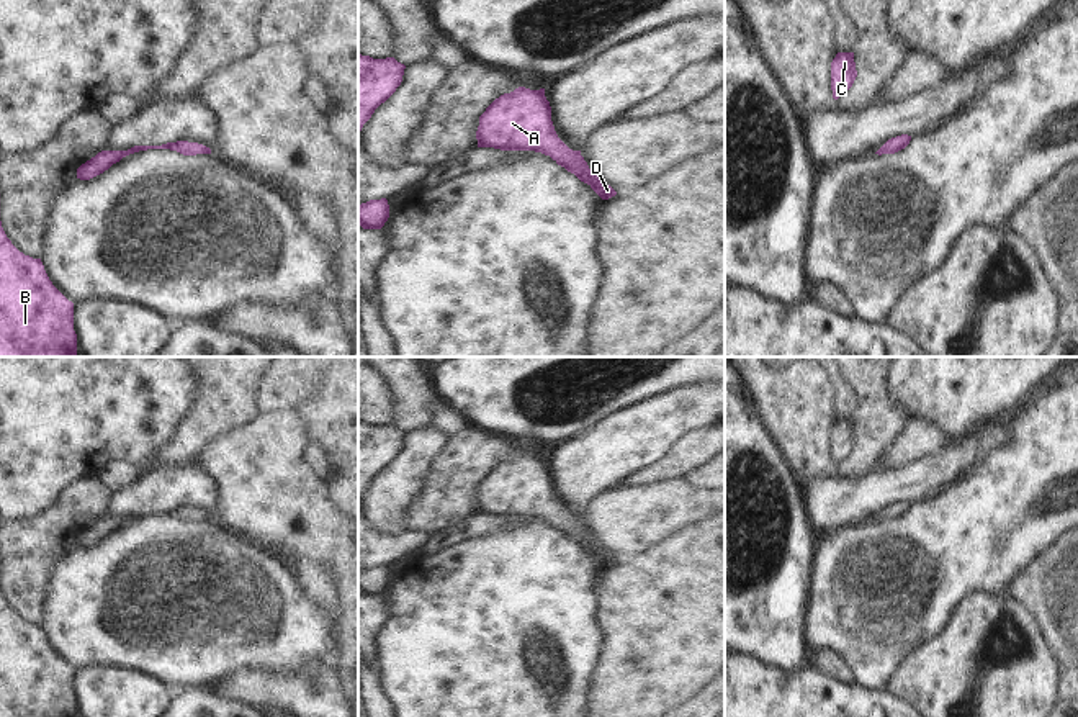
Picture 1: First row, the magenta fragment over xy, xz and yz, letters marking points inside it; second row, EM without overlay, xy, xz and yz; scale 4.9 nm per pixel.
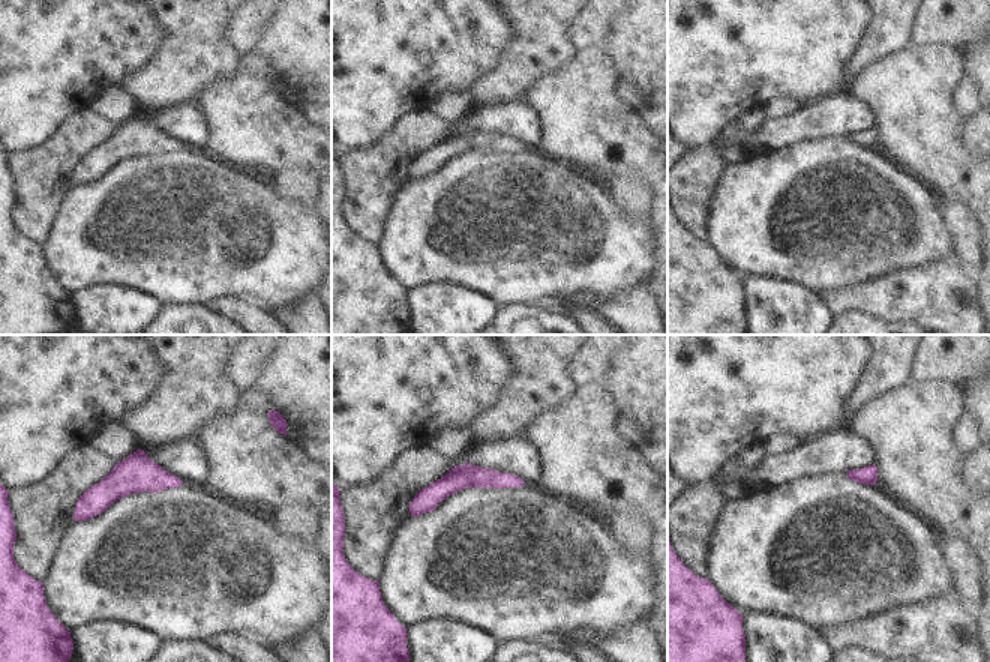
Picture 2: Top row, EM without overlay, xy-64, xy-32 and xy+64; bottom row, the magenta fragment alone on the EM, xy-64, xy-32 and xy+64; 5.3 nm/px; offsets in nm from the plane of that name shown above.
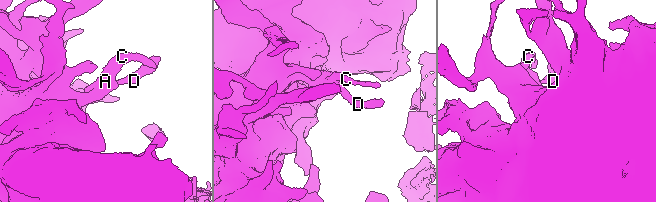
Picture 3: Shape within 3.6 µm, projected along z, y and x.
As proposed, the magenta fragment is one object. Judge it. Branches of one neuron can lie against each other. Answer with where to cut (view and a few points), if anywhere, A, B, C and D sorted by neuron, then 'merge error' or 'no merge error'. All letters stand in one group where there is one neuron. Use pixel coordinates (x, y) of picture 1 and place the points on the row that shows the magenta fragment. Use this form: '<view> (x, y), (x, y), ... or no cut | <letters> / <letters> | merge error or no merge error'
no cut | A B C D | no merge error

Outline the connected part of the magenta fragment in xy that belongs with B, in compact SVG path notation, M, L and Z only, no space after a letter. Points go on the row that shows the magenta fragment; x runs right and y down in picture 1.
M0 221L0 357L77 357L74 303L49 280L41 259L20 252Z

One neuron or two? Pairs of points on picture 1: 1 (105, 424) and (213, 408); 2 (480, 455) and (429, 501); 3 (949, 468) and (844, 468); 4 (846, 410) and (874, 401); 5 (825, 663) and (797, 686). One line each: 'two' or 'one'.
1: two
2: one
3: two
4: two
5: two

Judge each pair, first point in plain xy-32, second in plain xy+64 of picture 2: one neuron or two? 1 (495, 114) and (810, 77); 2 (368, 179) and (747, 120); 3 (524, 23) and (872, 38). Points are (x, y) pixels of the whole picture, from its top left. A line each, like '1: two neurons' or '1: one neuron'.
1: two neurons
2: one neuron
3: one neuron

